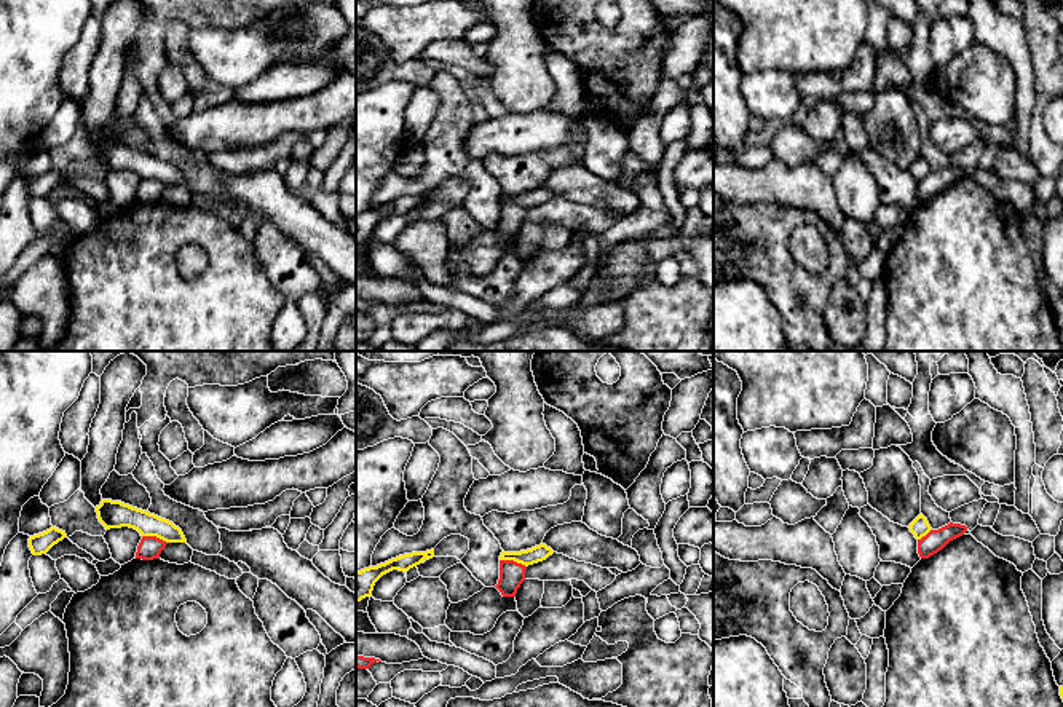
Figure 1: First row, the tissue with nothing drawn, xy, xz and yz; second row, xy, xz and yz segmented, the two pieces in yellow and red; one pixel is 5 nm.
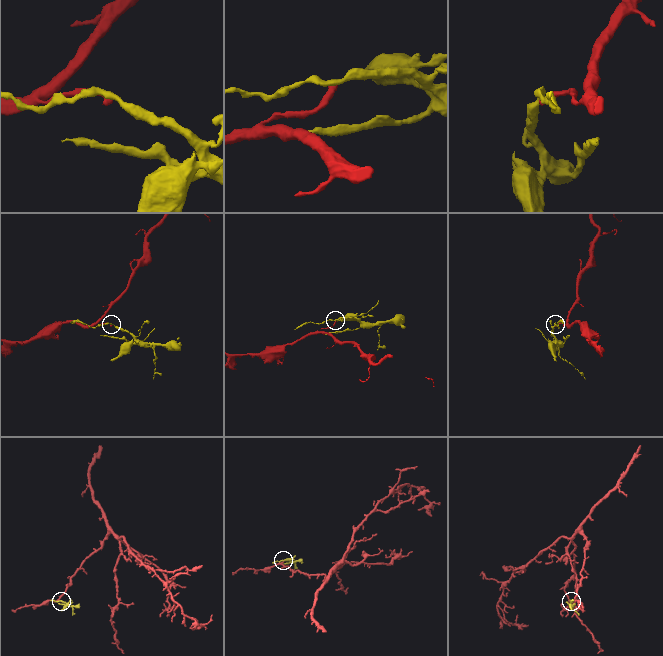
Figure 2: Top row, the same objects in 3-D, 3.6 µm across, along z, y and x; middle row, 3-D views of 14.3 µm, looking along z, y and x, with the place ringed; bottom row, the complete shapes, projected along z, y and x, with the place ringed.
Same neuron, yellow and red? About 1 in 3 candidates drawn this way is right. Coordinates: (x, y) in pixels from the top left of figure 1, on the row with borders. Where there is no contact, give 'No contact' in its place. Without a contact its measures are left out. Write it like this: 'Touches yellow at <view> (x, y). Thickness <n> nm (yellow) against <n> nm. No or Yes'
Touches yellow at xz (513, 559). Thickness 80 nm (yellow) against 130 nm. No

